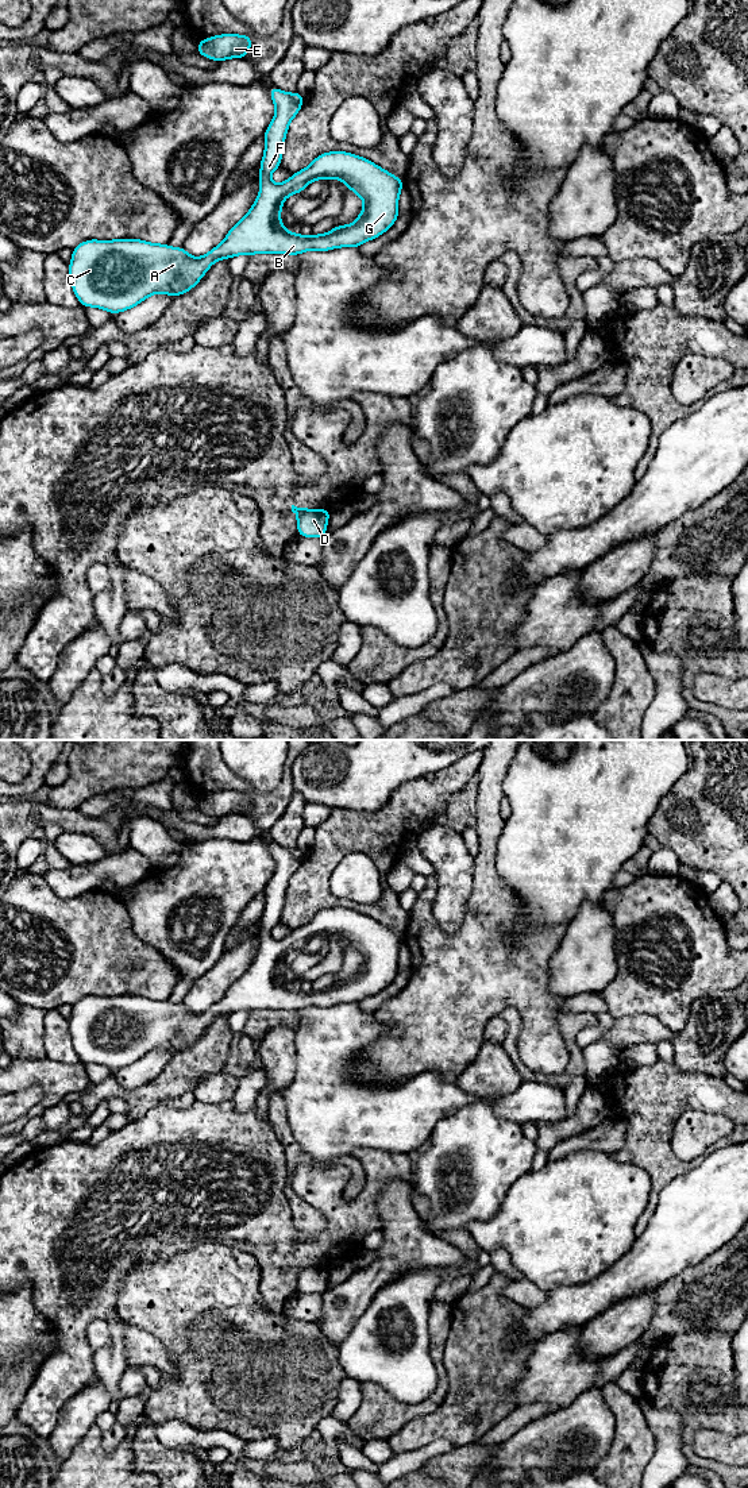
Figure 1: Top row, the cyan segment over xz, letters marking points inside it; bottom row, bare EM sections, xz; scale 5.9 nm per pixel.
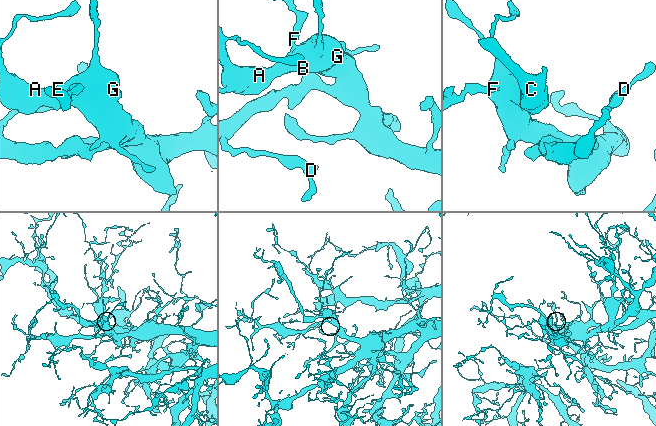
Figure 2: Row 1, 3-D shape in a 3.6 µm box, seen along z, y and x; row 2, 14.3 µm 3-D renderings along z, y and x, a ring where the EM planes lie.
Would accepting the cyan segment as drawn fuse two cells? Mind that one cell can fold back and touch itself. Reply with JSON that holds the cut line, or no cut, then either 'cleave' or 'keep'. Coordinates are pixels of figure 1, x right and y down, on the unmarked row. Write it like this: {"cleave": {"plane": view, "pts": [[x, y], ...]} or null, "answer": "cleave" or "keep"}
{"cleave": null, "answer": "keep"}

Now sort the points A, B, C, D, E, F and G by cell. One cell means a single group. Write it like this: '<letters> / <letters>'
A B C D E F G

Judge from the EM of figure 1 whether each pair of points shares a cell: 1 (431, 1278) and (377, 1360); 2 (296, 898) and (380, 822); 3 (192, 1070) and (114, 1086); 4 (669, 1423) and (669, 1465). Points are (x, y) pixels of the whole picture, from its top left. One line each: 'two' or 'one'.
1: one
2: one
3: one
4: one

